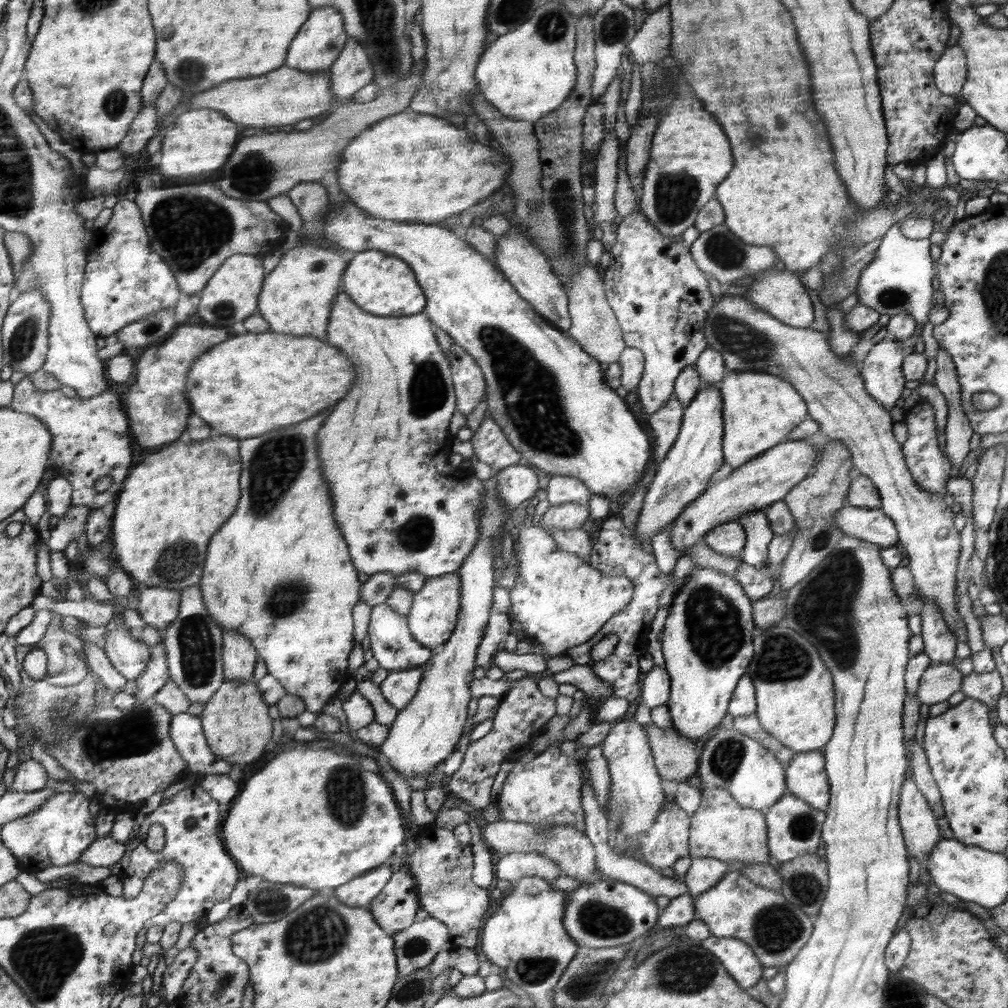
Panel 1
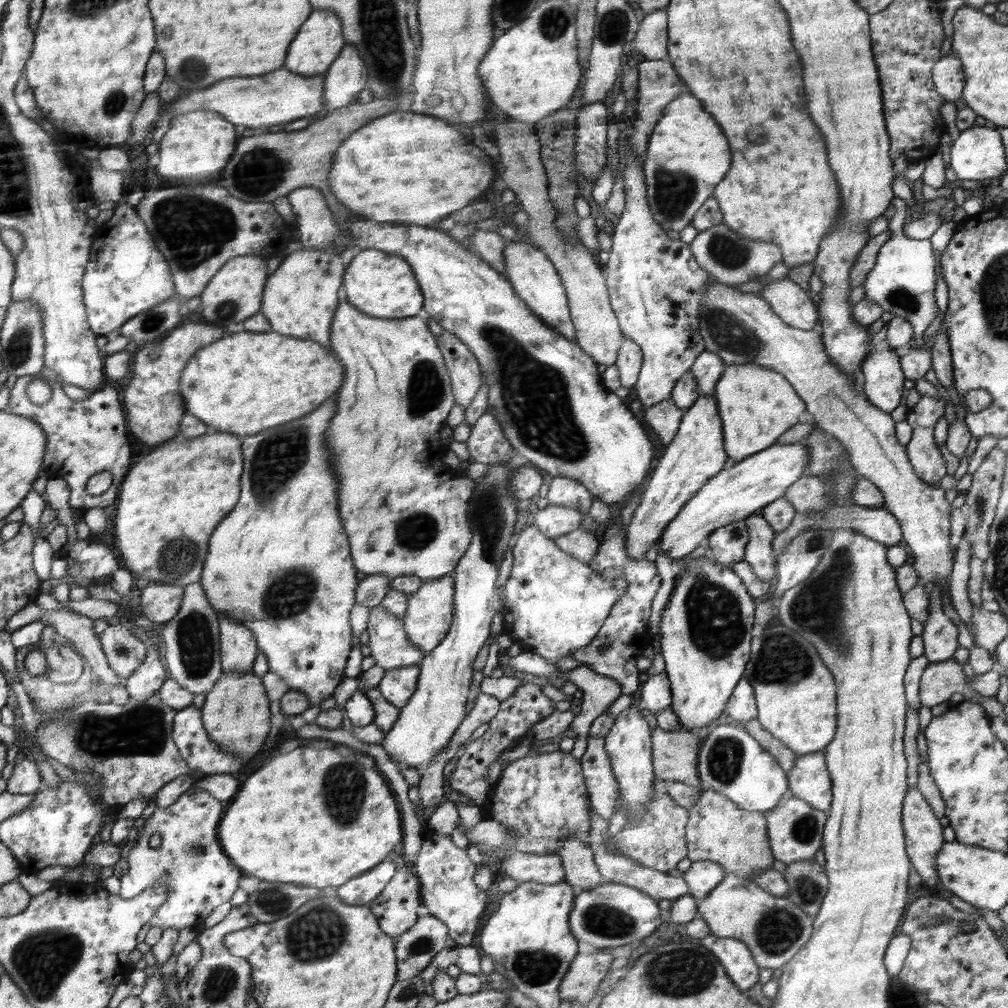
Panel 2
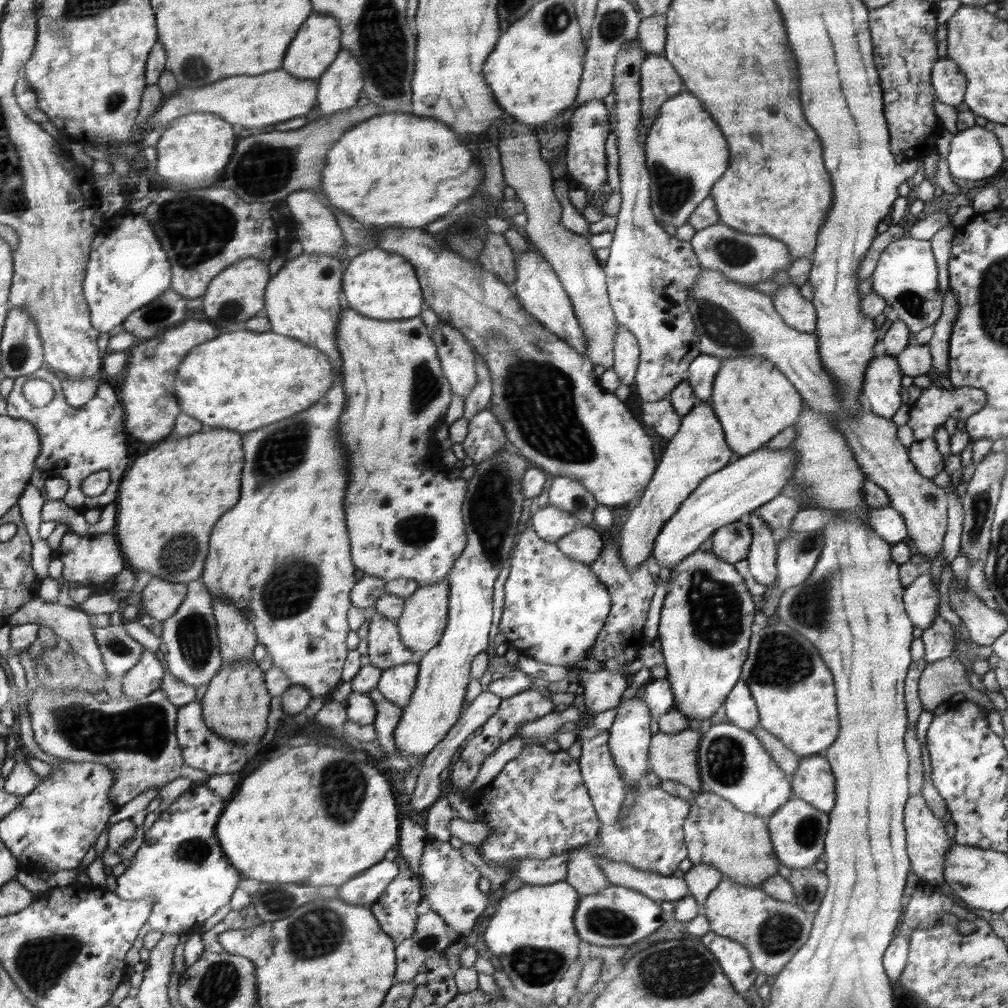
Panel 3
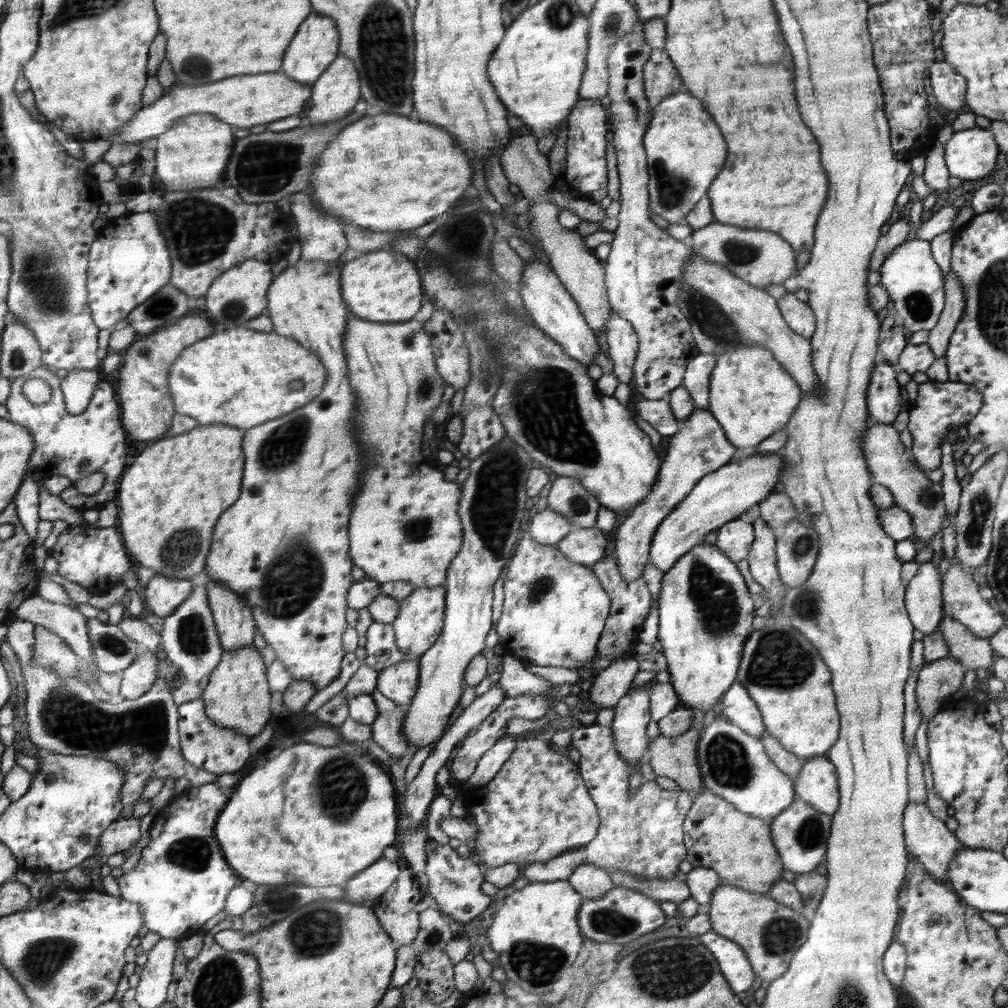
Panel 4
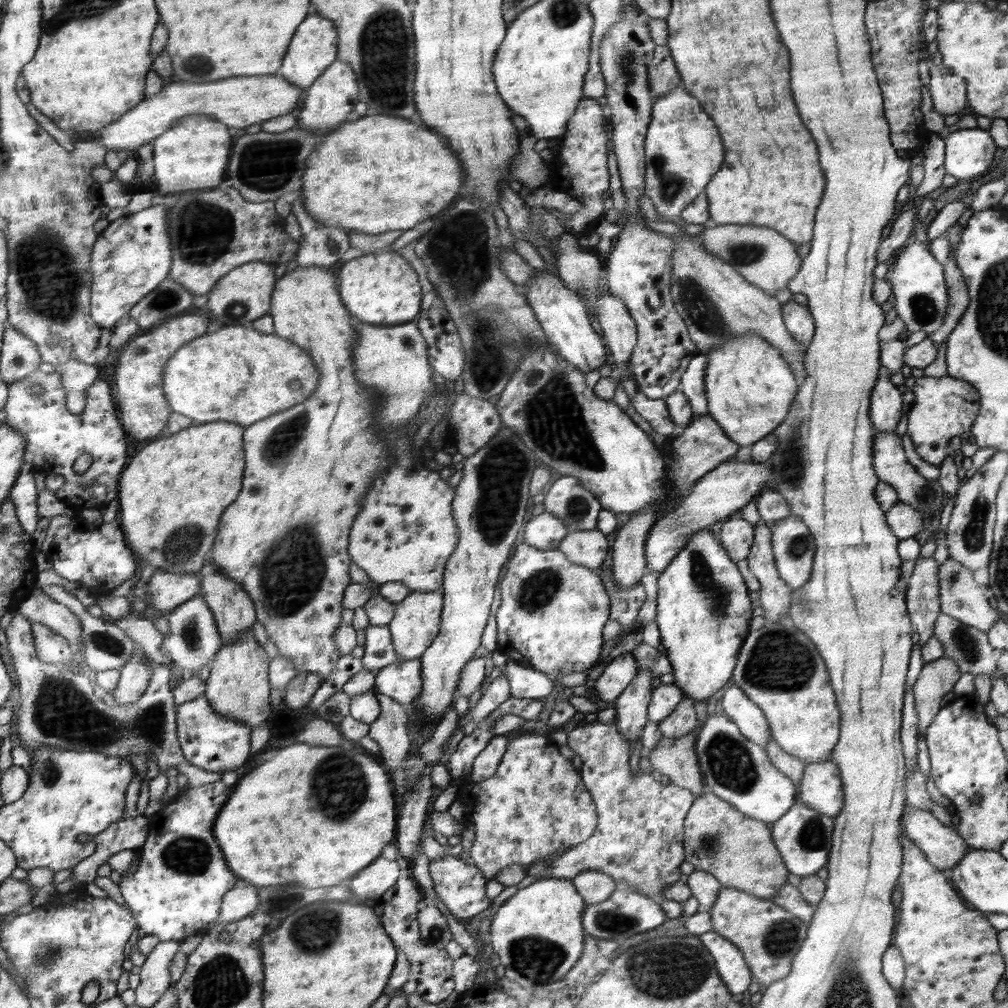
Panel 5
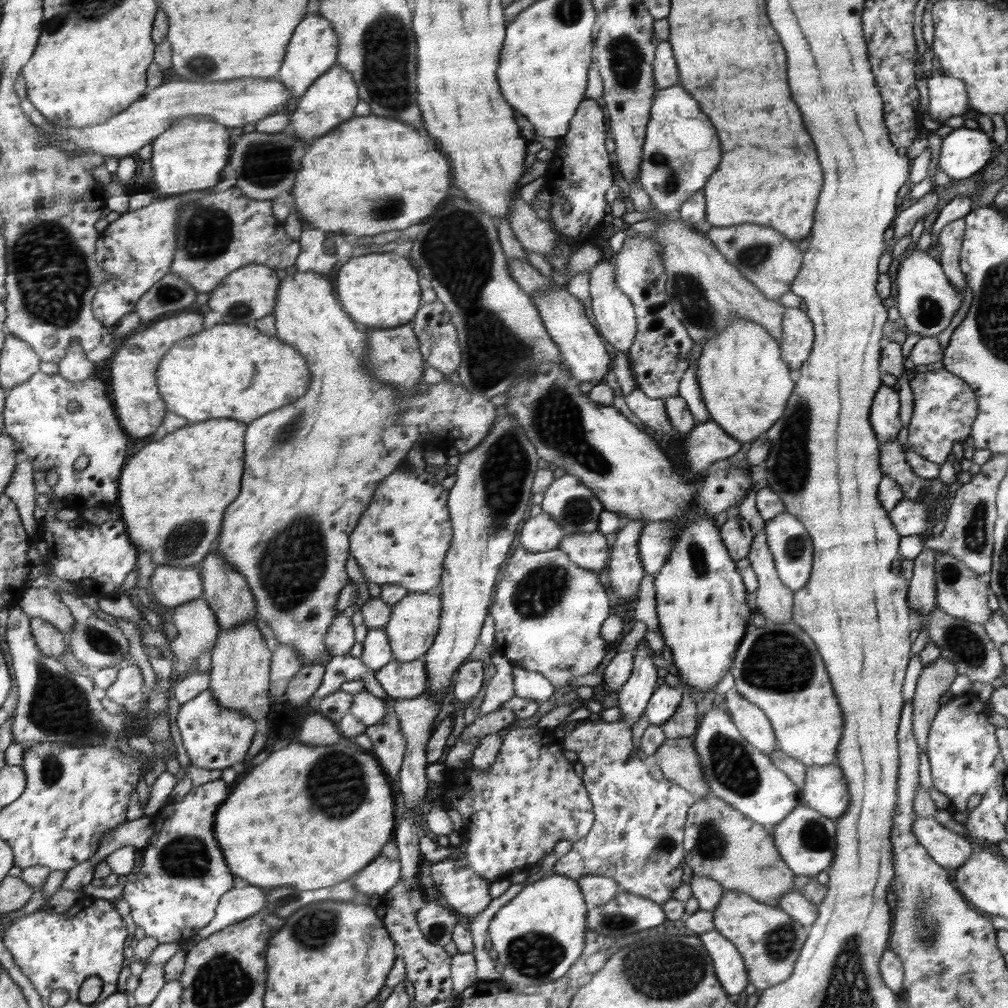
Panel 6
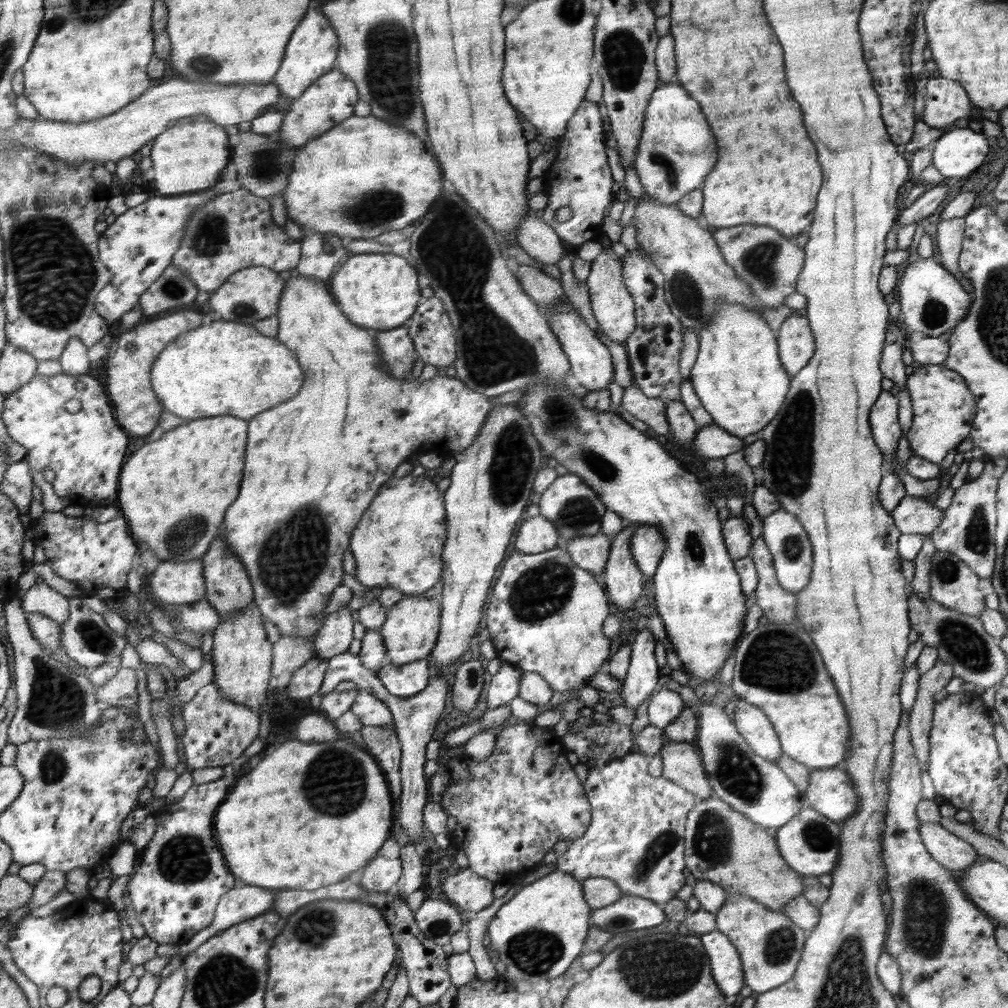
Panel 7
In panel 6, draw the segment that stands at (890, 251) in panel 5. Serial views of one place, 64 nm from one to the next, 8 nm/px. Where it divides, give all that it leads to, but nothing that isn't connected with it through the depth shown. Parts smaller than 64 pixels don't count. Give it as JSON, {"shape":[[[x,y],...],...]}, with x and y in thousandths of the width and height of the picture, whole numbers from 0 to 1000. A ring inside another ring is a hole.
{"shape":[[[925,188],[903,205],[895,208],[894,212],[891,212],[890,218],[887,219],[887,236],[879,240],[879,250],[884,249],[895,234],[903,231],[909,220],[916,216],[919,210],[921,211],[927,207],[931,196],[933,196],[933,190]]]}

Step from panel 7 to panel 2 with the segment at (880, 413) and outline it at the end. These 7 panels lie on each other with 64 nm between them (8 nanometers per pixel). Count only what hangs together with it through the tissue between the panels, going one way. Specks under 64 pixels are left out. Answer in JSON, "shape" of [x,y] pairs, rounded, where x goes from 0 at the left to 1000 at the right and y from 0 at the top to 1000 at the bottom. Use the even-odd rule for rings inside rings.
{"shape":[[[878,340],[867,345],[867,349],[863,351],[863,357],[859,355],[855,359],[855,370],[857,370],[855,390],[860,395],[863,401],[867,401],[871,407],[875,409],[885,409],[893,397],[895,397],[895,379],[900,375],[897,375],[898,371],[895,371],[895,365],[893,365],[893,359],[891,359],[891,353],[889,353],[889,347],[883,345]]]}

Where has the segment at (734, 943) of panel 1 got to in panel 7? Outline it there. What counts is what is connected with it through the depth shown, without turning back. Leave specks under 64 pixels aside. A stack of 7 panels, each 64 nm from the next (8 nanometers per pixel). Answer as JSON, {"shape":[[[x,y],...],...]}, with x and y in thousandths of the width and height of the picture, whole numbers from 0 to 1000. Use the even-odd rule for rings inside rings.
{"shape":[[[708,922],[693,930],[703,947],[708,970],[712,970],[712,980],[721,990],[728,992],[739,978],[733,944],[724,935],[722,928],[716,927],[716,924]]]}

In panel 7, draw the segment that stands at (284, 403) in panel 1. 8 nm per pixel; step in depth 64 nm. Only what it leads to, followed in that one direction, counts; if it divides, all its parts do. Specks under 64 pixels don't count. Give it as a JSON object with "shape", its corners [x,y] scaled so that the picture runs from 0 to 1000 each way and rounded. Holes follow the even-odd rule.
{"shape":[[[218,317],[187,328],[187,331],[181,331],[181,335],[177,334],[177,339],[167,342],[153,362],[151,379],[160,398],[164,400],[166,410],[177,411],[177,414],[186,417],[226,411],[248,417],[252,412],[298,389],[303,381],[303,369],[283,340],[261,332],[254,324],[244,320]]]}

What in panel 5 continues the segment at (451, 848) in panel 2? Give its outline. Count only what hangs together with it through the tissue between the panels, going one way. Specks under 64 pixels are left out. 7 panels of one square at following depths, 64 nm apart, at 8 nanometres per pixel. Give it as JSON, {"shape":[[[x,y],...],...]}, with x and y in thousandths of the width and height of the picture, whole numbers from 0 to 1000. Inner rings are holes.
{"shape":[[[449,848],[427,852],[425,867],[429,871],[435,892],[438,893],[449,909],[466,911],[486,899],[486,891],[482,889],[482,883],[480,883],[482,879],[480,868],[474,860],[460,857],[460,852]]]}

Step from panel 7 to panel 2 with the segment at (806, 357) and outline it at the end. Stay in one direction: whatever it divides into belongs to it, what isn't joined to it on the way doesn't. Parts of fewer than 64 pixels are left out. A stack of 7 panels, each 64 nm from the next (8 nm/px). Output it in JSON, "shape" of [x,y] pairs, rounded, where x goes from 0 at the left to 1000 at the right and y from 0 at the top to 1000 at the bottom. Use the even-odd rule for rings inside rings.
{"shape":[[[782,273],[777,278],[760,283],[754,295],[764,300],[768,311],[772,312],[782,323],[792,324],[794,327],[810,326],[812,317],[810,304]]]}

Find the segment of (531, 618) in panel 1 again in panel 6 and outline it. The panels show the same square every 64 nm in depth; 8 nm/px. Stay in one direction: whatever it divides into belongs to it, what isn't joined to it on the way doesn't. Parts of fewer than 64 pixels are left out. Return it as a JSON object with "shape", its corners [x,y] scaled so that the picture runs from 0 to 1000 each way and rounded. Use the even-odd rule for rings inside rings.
{"shape":[[[512,543],[506,557],[502,558],[498,576],[490,589],[490,602],[486,602],[492,626],[490,647],[504,654],[508,661],[539,669],[551,683],[562,681],[565,673],[589,667],[601,651],[603,637],[595,631],[595,623],[607,607],[605,595],[599,581],[593,577],[591,567],[573,563],[560,547],[553,544],[528,549],[517,543]]]}

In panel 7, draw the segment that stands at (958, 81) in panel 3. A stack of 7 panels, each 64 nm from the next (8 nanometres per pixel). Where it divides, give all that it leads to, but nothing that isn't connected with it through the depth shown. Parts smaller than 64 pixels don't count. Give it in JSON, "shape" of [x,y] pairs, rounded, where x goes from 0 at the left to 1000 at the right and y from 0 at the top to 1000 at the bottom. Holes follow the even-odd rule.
{"shape":[[[930,72],[925,73],[917,95],[917,123],[929,129],[946,127],[946,121],[952,119],[952,115],[962,113],[962,99],[958,92],[949,80],[934,77]]]}

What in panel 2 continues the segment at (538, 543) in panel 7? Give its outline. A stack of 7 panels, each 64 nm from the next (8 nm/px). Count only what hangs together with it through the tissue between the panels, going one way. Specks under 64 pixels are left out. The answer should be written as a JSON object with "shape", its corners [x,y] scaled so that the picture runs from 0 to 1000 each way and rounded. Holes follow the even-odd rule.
{"shape":[[[544,501],[536,505],[529,514],[530,520],[537,530],[548,536],[574,525],[579,515],[572,506],[563,503]]]}

